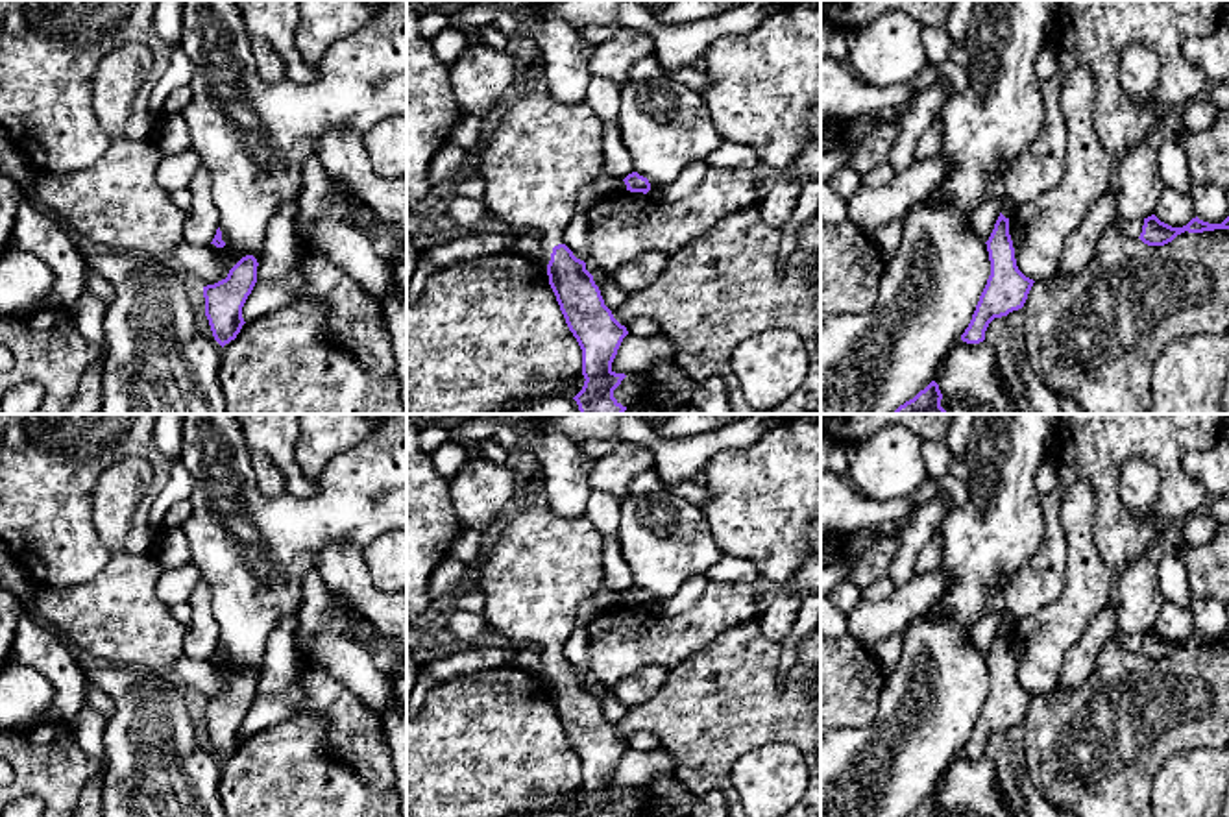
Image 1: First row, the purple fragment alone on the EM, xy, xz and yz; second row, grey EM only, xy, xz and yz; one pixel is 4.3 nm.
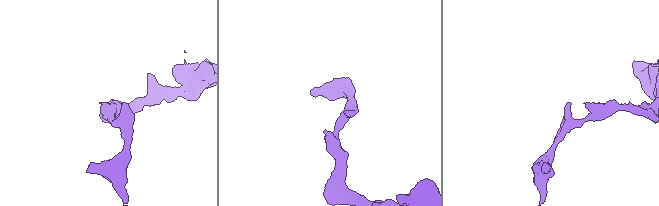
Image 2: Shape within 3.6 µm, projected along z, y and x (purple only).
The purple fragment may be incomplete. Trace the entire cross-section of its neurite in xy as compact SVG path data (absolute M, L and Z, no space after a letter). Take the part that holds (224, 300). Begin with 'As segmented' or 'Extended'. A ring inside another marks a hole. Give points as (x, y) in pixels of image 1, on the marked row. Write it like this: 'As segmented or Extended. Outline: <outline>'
As segmented. Outline: M242 257L225 279L203 287L205 316L214 340L224 348L237 338L242 325L242 307L257 283L257 259Z

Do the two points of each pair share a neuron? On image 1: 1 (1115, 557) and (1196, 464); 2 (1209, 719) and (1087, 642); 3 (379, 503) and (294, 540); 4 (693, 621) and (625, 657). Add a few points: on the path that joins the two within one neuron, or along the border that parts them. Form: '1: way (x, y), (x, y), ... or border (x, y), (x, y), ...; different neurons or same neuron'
1: border (1209, 446), (1183, 459), (1183, 470), (1209, 499); different neurons
2: border (1111, 636), (1098, 655), (1095, 671), (1076, 686); different neurons
3: way (359, 503), (352, 503), (315, 522); same neuron
4: way (677, 634), (671, 640), (642, 640); same neuron

